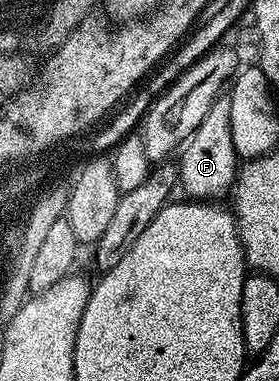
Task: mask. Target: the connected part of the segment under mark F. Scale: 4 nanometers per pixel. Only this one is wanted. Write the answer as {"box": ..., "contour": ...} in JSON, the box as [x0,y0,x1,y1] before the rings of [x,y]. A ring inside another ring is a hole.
{"box":[176,94,239,202],"contour":[[[222,94],[215,98],[215,102],[211,103],[211,110],[203,118],[203,122],[195,131],[189,135],[189,139],[185,141],[180,149],[179,157],[176,161],[177,179],[179,181],[180,191],[185,191],[190,201],[193,202],[213,202],[230,191],[234,187],[237,173],[239,171],[239,157],[235,150],[233,142],[233,131],[231,130],[231,102],[228,95]]]}

